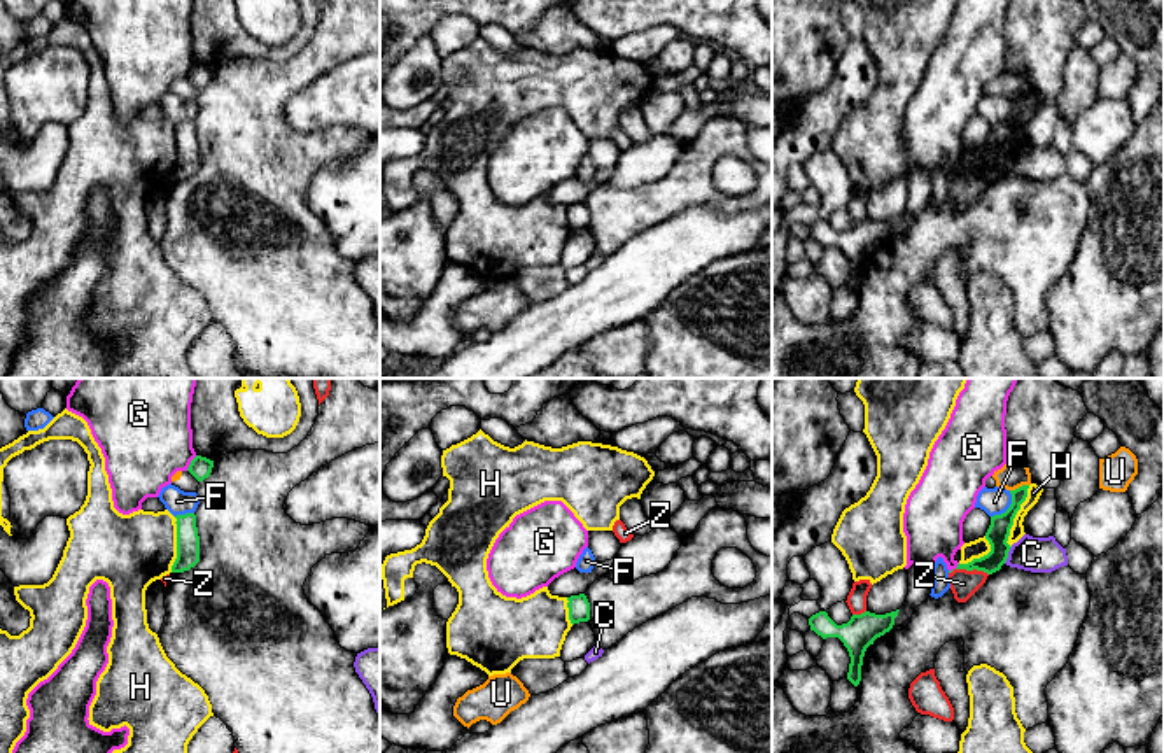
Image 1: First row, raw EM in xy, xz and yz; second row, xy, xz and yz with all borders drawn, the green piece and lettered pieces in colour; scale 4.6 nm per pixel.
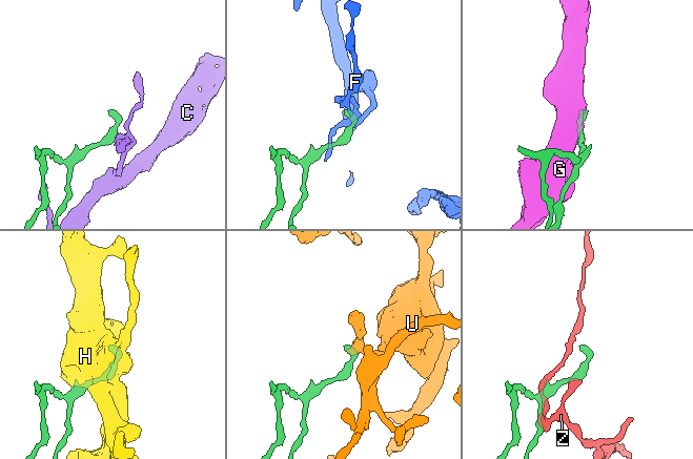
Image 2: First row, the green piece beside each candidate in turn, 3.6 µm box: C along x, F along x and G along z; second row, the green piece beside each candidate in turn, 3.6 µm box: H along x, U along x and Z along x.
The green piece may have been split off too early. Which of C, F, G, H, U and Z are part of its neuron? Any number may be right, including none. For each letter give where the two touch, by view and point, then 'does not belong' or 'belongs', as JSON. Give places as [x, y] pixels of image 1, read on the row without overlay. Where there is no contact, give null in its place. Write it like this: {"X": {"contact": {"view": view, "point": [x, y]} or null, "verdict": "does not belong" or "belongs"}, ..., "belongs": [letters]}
{"C": {"contact": {"view": "yz", "point": [1007, 163]}, "verdict": "does not belong"}, "F": {"contact": {"view": "yz", "point": [1009, 116]}, "verdict": "does not belong"}, "G": {"contact": {"view": "xy", "point": [191, 70]}, "verdict": "does not belong"}, "H": {"contact": {"view": "yz", "point": [1014, 125]}, "verdict": "does not belong"}, "U": {"contact": {"view": "yz", "point": [1019, 95]}, "verdict": "does not belong"}, "Z": {"contact": {"view": "yz", "point": [968, 177]}, "verdict": "does not belong"}, "belongs": []}

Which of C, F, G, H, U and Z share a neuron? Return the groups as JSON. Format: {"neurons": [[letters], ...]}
{"neurons": [["C"], ["F"], ["G"], ["H"], ["U"], ["Z"]]}

